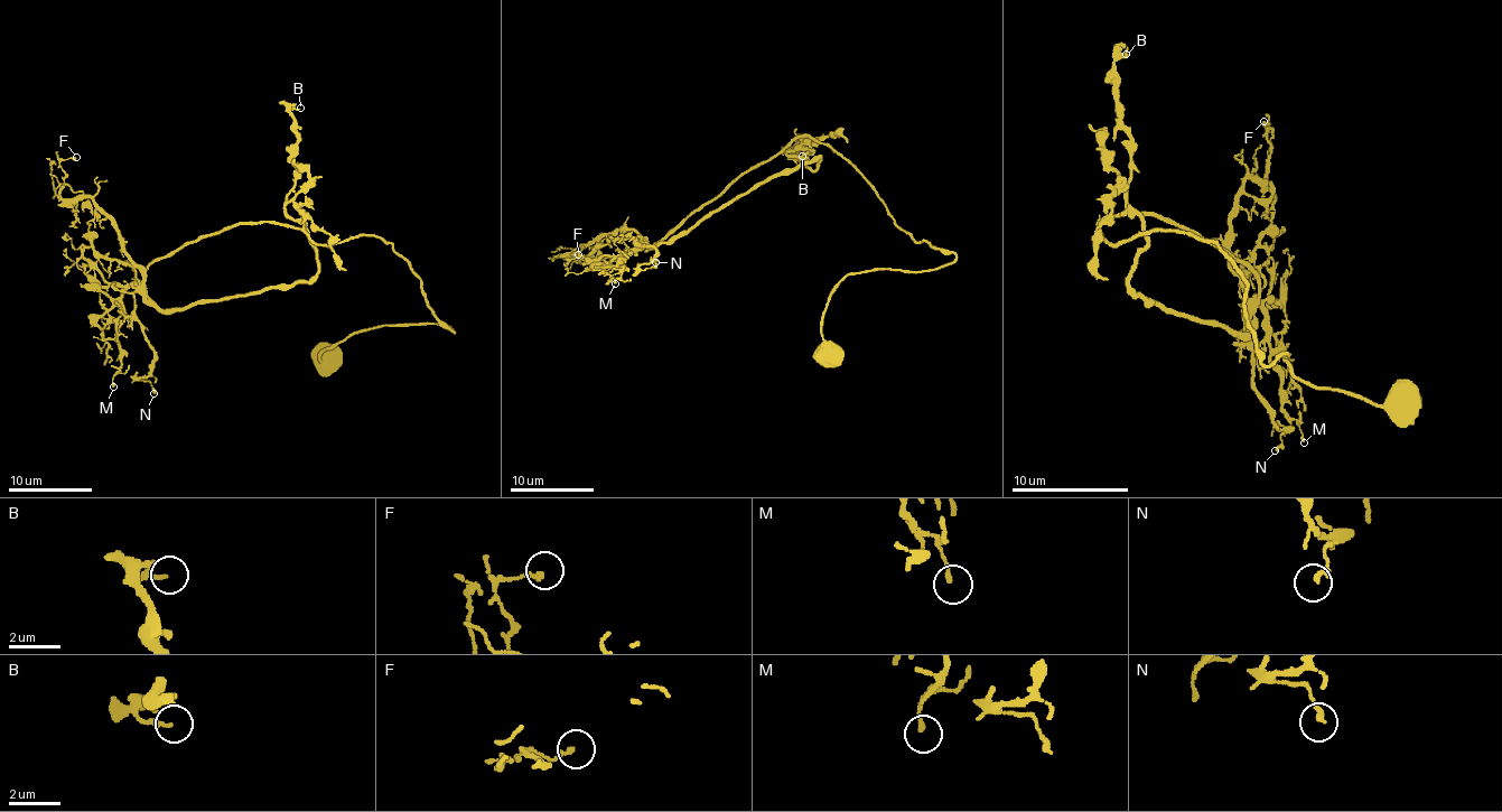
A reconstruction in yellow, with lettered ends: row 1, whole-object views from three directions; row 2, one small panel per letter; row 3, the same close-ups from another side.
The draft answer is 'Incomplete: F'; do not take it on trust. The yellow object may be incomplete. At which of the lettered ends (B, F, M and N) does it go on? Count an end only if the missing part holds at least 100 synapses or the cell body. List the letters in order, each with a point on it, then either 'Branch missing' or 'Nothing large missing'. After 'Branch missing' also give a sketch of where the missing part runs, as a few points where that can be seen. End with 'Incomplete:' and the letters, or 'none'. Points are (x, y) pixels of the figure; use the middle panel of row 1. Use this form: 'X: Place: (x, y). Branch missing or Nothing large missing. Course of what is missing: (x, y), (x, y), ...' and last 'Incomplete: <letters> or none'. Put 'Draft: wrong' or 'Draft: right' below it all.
B: Place: (802, 156). Nothing large missing
F: Place: (578, 254). Nothing large missing
M: Place: (615, 283). Nothing large missing
N: Place: (655, 262). Nothing large missing
Incomplete: none
Draft: wrong

